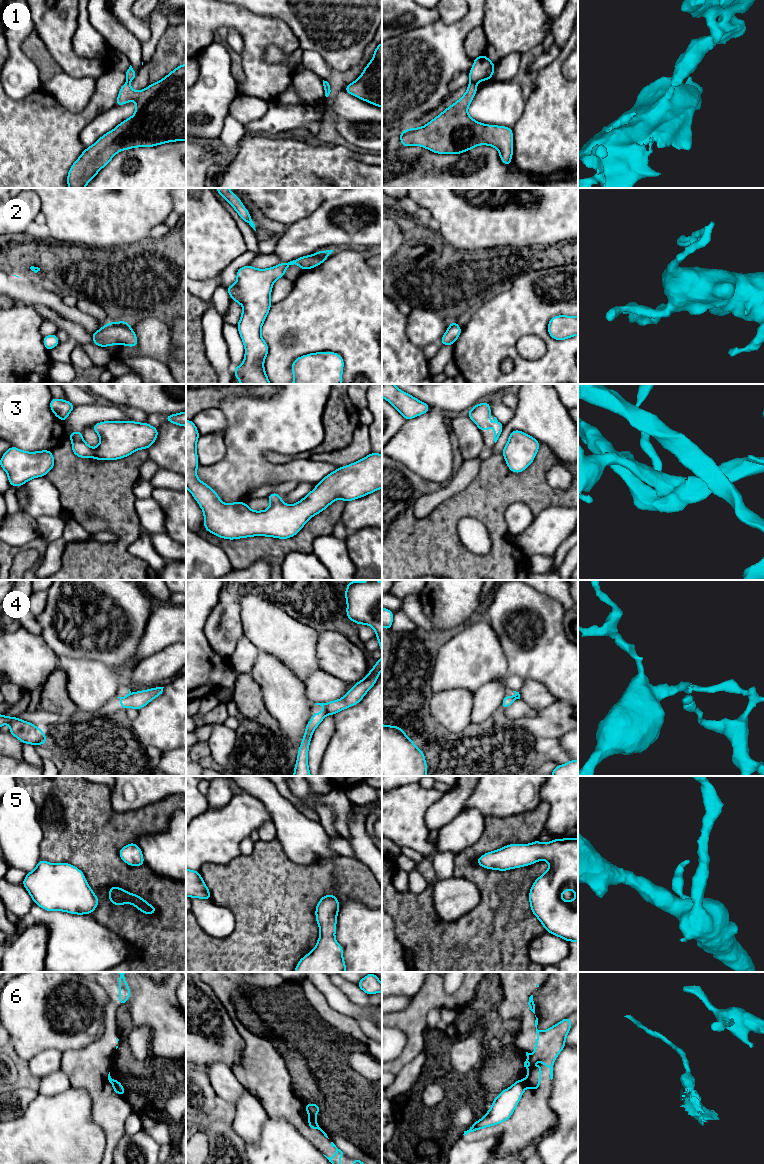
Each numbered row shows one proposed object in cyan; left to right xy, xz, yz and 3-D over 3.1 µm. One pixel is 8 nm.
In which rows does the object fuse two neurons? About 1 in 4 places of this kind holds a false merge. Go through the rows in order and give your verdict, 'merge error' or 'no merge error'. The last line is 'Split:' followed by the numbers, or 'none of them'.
1: merge error
2: no merge error
3: no merge error
4: merge error
5: no merge error
6: merge error
Split: 1, 4, 6

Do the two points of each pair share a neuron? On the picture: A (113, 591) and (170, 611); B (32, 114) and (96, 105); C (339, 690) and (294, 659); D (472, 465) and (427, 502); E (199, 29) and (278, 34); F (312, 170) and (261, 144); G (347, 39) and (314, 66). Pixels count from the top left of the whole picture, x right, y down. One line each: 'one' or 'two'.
A: two
B: one
C: two
D: one
E: one
F: one
G: two

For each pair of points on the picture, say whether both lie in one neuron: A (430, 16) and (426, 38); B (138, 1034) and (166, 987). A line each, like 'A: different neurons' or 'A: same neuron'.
A: different neurons
B: same neuron

